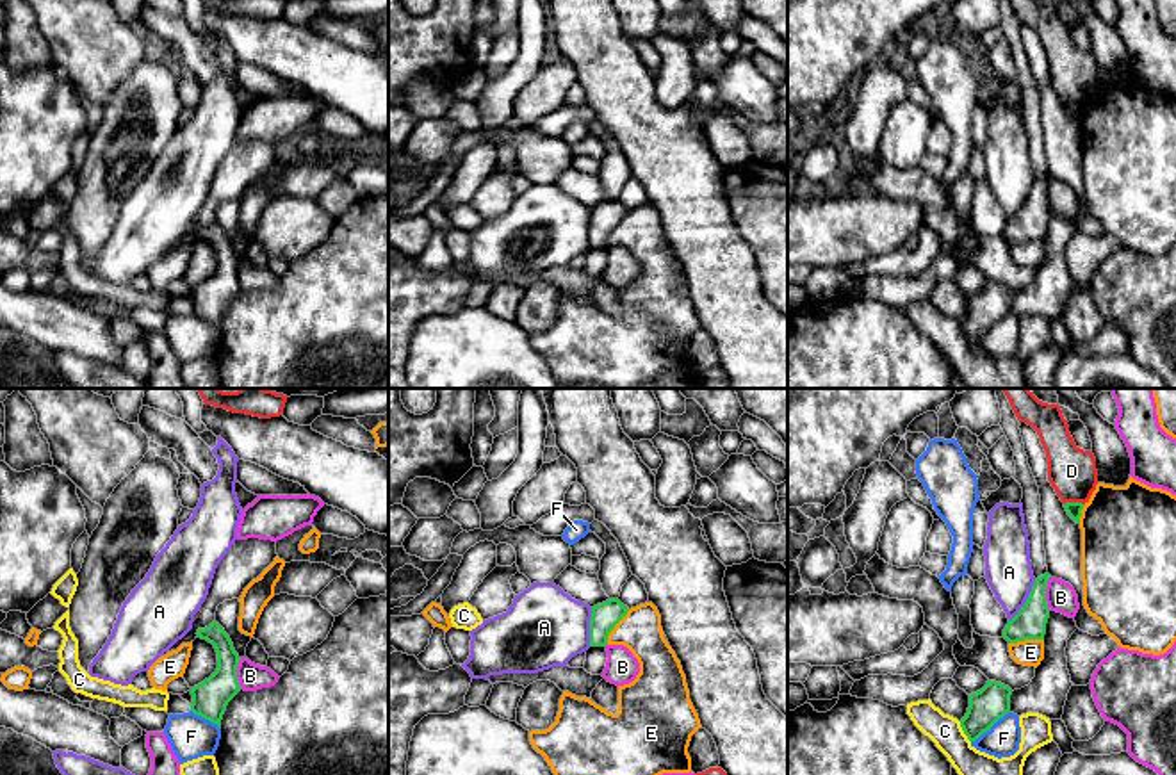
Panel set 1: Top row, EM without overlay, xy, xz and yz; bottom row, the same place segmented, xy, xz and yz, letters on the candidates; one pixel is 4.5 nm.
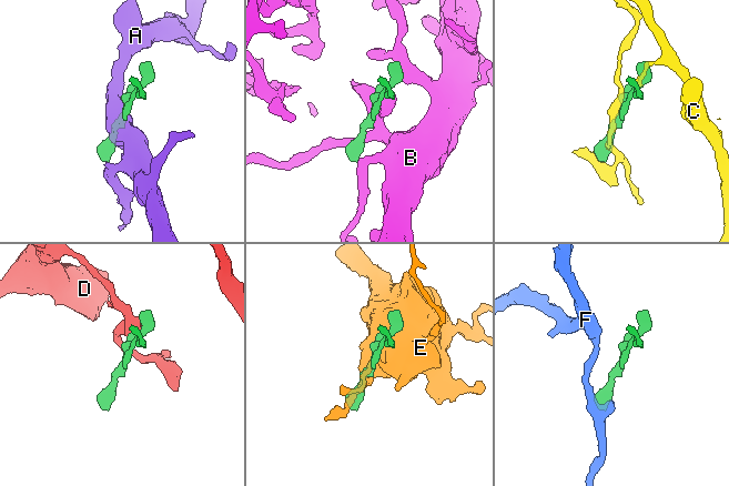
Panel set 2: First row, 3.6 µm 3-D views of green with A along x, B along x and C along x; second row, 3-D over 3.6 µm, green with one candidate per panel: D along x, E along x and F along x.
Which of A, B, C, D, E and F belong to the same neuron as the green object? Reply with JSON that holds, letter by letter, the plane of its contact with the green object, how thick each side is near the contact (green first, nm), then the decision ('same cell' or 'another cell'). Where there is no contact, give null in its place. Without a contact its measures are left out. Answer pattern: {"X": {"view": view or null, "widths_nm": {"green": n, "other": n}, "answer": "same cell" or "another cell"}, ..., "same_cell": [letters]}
{"A": {"view": "yz", "widths_nm": {"green": 140, "other": 200}, "answer": "another cell"}, "B": {"view": "yz", "widths_nm": {"green": 140, "other": 140}, "answer": "another cell"}, "C": {"view": "yz", "widths_nm": {"green": 160, "other": 220}, "answer": "another cell"}, "D": {"view": "yz", "widths_nm": {"green": 70, "other": 220}, "answer": "another cell"}, "E": {"view": "xz", "widths_nm": {"green": 120, "other": 190}, "answer": "another cell"}, "F": {"view": "yz", "widths_nm": {"green": 160, "other": 150}, "answer": "another cell"}, "same_cell": []}

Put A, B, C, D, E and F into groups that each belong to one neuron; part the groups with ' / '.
A / B / C / D / E / F

